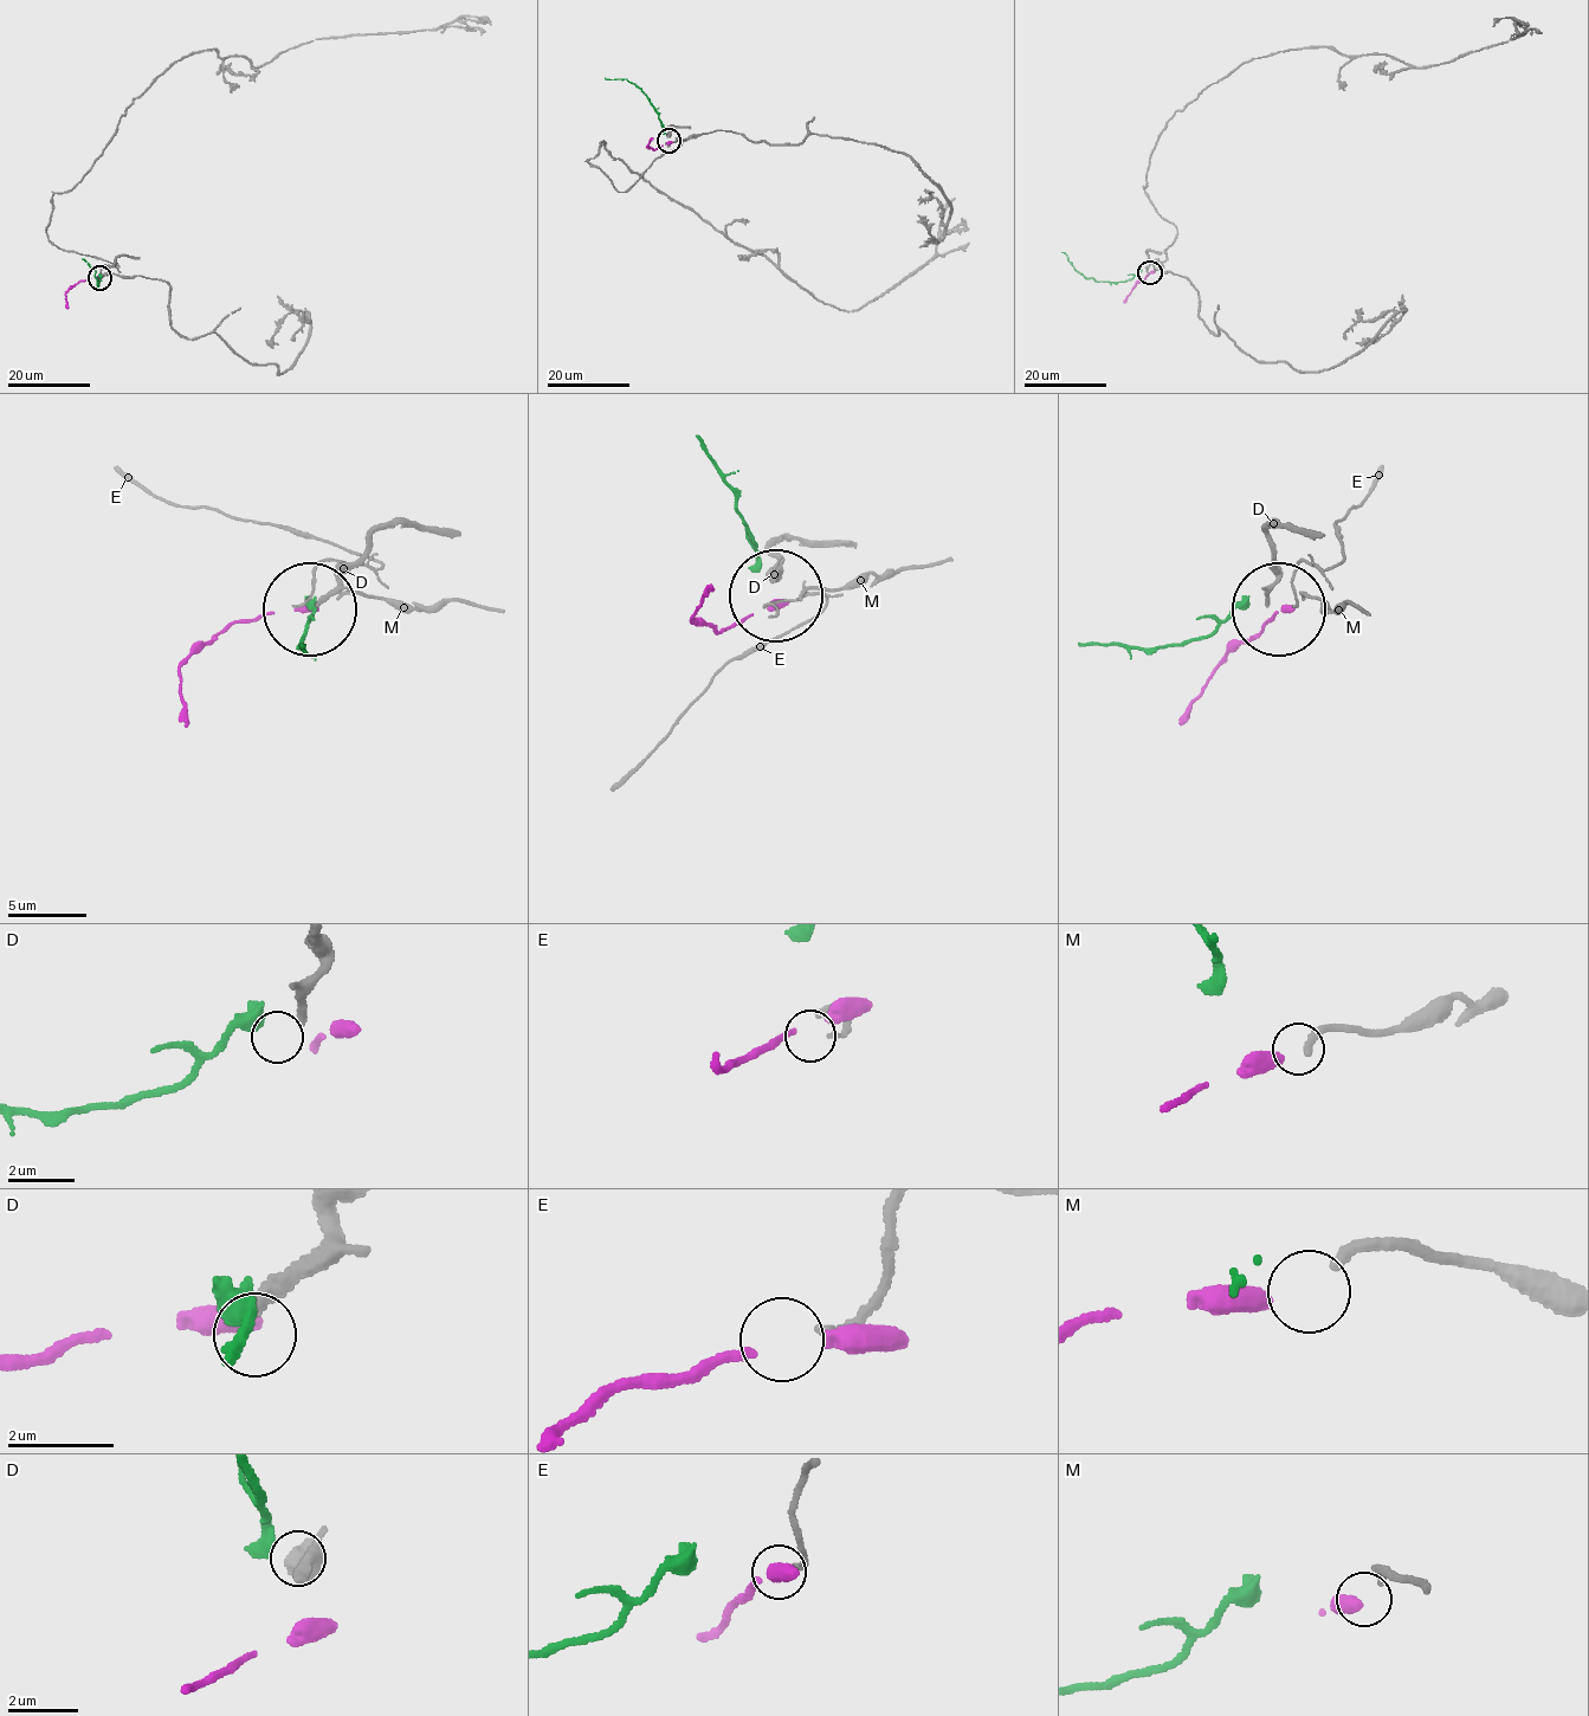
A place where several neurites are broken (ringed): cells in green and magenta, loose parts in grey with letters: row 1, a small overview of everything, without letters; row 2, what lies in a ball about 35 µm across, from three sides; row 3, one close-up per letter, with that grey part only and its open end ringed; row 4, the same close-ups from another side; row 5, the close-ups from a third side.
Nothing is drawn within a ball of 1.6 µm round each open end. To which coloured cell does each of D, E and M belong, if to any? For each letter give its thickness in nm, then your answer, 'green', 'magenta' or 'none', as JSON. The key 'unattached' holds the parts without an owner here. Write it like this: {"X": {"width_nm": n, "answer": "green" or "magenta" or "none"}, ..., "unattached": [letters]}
{"D": {"width_nm": 260, "answer": "none"}, "E": {"width_nm": 140, "answer": "none"}, "M": {"width_nm": 240, "answer": "magenta"}, "unattached": ["D", "E"]}

